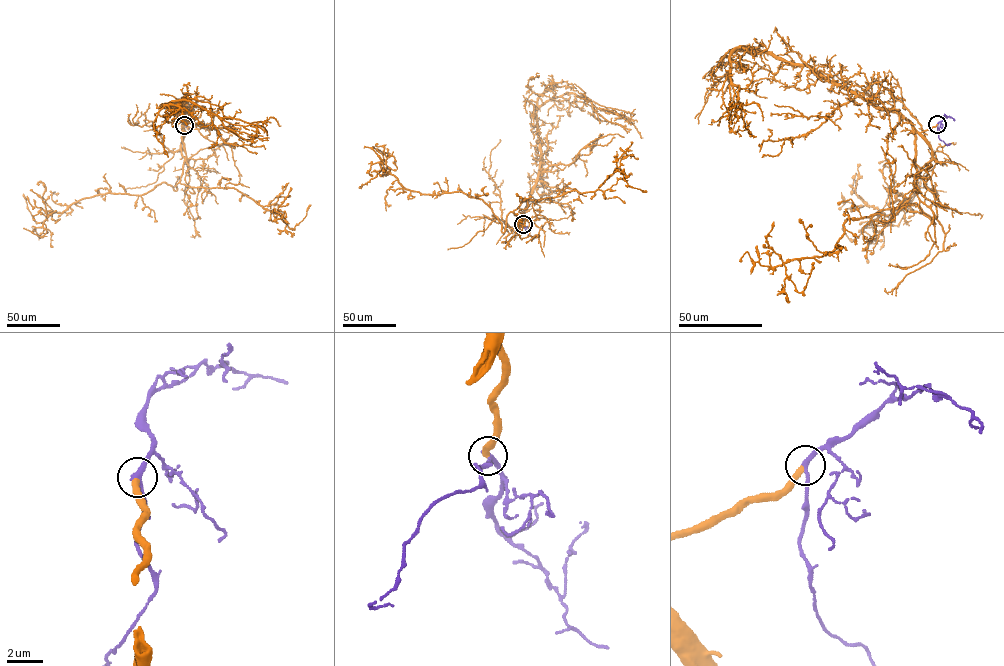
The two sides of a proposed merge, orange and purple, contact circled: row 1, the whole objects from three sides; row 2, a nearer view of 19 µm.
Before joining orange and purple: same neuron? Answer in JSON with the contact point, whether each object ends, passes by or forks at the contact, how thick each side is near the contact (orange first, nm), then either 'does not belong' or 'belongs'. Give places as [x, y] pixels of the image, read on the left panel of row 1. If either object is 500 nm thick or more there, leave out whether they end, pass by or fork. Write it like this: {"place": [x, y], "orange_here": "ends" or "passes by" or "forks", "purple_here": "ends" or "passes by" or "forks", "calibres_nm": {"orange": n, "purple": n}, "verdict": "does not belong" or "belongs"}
{"place": [184, 125], "orange_here": "ends", "purple_here": "passes by", "calibres_nm": {"orange": 320, "purple": 240}, "verdict": "does not belong"}

